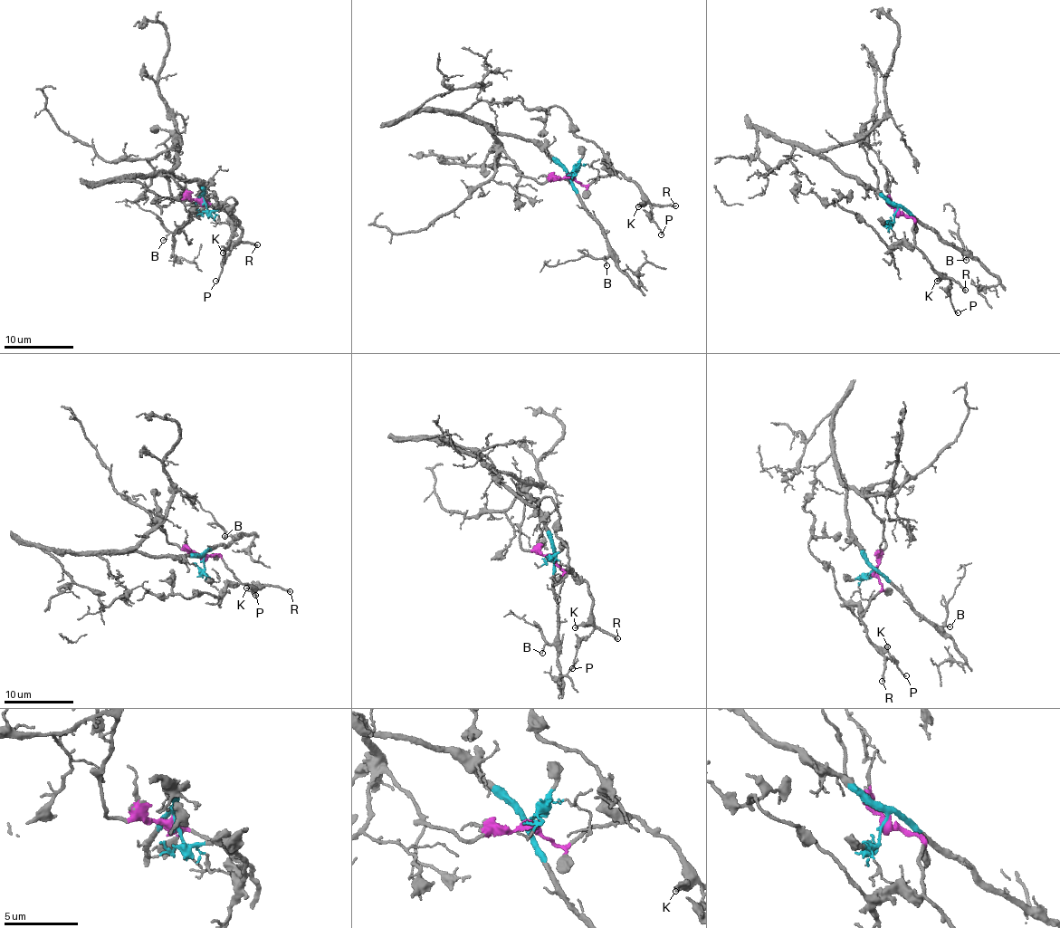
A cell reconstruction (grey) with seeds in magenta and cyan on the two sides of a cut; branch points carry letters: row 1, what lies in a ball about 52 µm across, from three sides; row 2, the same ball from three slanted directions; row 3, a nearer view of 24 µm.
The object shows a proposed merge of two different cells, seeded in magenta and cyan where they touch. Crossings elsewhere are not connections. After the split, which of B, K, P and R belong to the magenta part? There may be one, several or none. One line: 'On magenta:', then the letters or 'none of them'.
On magenta: K, P, R

